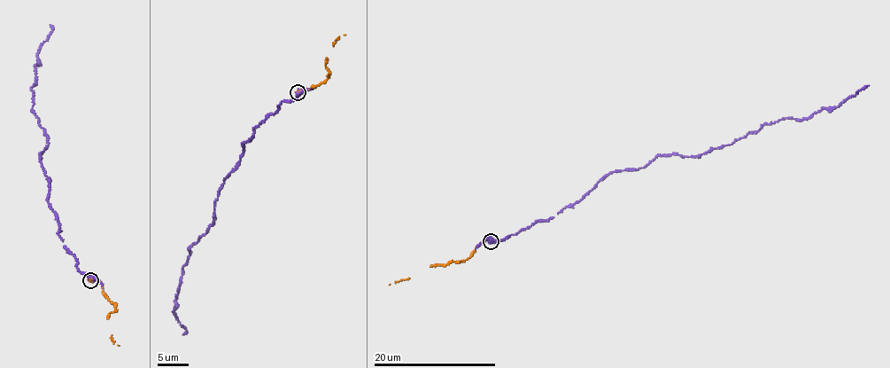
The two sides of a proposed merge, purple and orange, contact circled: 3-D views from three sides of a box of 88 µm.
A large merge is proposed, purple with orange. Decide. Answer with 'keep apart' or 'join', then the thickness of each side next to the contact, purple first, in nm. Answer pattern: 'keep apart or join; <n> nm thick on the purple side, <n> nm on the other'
join; 480 nm thick on the purple side, 150 nm on the other

